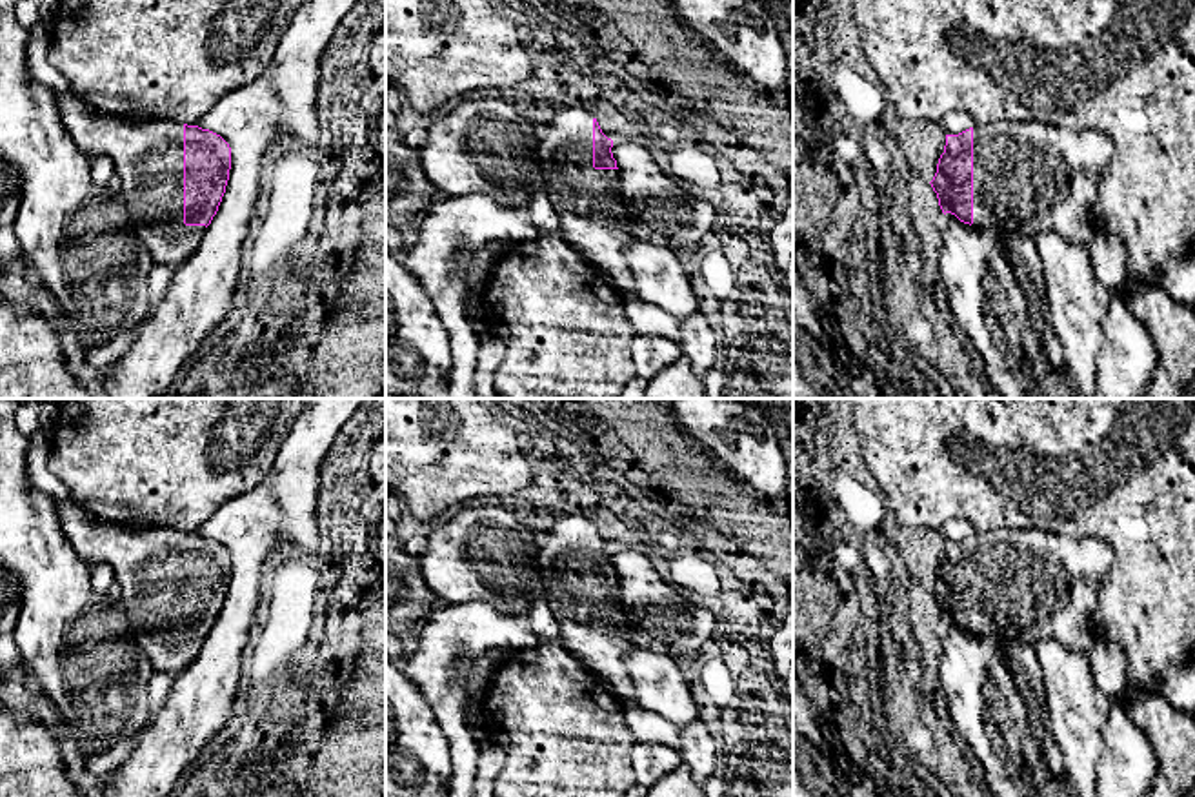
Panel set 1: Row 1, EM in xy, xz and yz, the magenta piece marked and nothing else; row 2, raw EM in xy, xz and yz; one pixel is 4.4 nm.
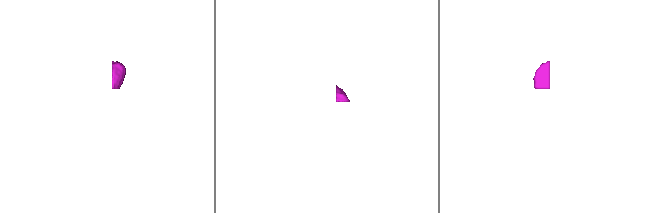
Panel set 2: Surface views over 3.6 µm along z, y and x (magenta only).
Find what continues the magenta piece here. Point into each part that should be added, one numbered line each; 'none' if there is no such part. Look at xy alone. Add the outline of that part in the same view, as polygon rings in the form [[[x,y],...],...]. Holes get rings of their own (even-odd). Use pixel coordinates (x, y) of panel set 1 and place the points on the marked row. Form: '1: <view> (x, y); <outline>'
1: xy (148, 155); [[[60,93],[58,111],[73,144],[89,158],[105,155],[120,178],[120,198],[127,207],[131,229],[153,262],[178,266],[200,246],[206,226],[184,224],[184,124],[166,118],[131,120],[104,113],[75,93]]]

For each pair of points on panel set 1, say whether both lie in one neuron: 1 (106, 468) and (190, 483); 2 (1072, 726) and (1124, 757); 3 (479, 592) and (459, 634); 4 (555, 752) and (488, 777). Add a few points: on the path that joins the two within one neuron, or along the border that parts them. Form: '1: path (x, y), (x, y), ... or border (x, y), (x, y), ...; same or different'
1: path (126, 468), (170, 468); same
2: border (1112, 703), (1094, 777); different
3: border (446, 605), (492, 601), (508, 612), (517, 612); different
4: border (484, 734), (504, 756), (497, 777); different

